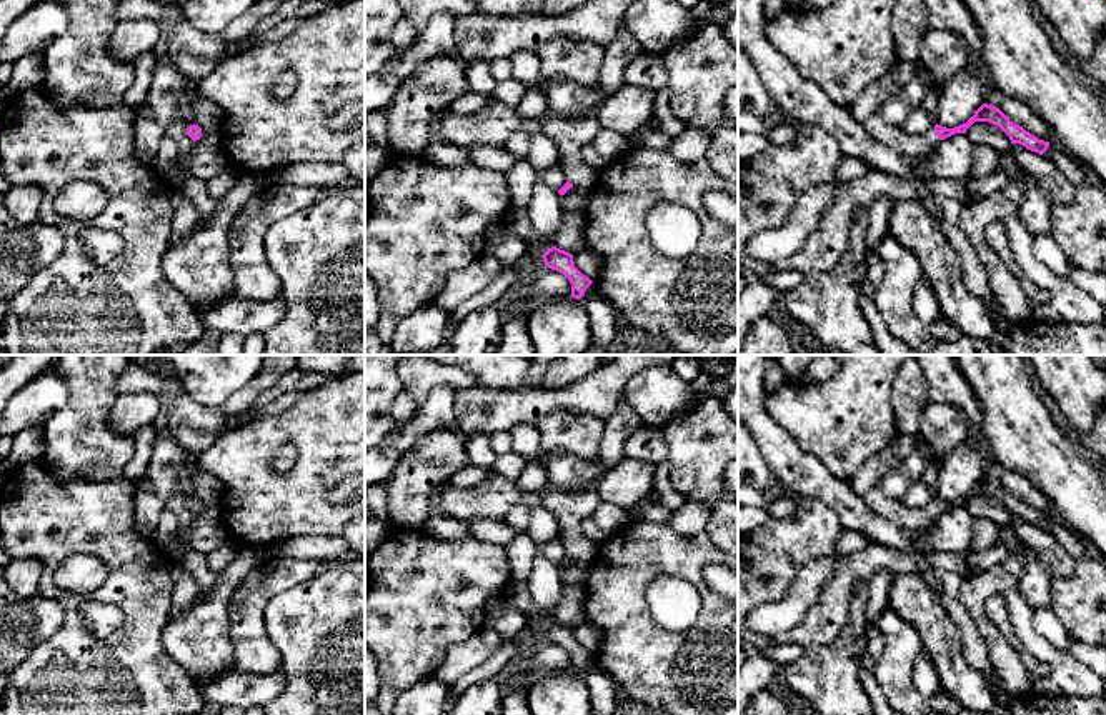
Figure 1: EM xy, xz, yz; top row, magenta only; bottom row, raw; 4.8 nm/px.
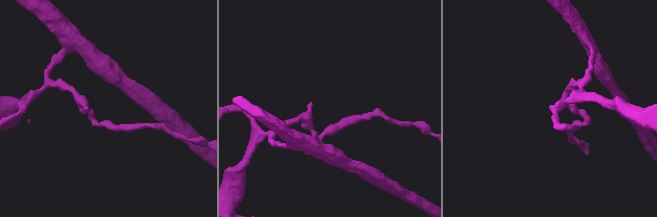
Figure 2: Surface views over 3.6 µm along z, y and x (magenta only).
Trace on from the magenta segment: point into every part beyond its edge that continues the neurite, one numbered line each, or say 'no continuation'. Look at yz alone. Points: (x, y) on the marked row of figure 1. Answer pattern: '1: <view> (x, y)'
1: yz (910, 145)

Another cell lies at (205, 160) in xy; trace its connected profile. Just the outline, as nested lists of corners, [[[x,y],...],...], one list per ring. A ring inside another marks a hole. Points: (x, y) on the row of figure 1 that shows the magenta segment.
[[[197,140],[188,158],[183,162],[187,173],[208,182],[228,167],[228,160],[220,145]]]

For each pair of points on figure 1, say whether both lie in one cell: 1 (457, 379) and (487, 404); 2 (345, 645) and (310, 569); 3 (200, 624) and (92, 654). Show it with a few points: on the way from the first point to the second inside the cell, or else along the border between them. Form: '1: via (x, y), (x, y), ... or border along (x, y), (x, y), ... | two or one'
1: border along (478, 384), (455, 392) | two
2: border along (327, 565), (310, 579), (277, 592) | two
3: border along (169, 617), (164, 627), (164, 650), (182, 669) | two

